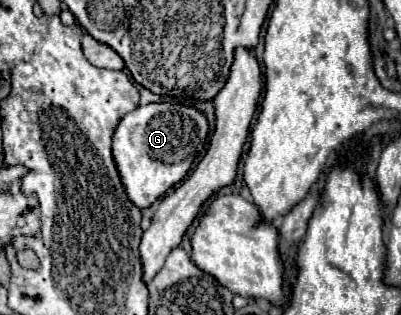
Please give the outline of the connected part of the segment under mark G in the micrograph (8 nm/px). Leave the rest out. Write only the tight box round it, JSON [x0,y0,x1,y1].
[114,102,208,208]

